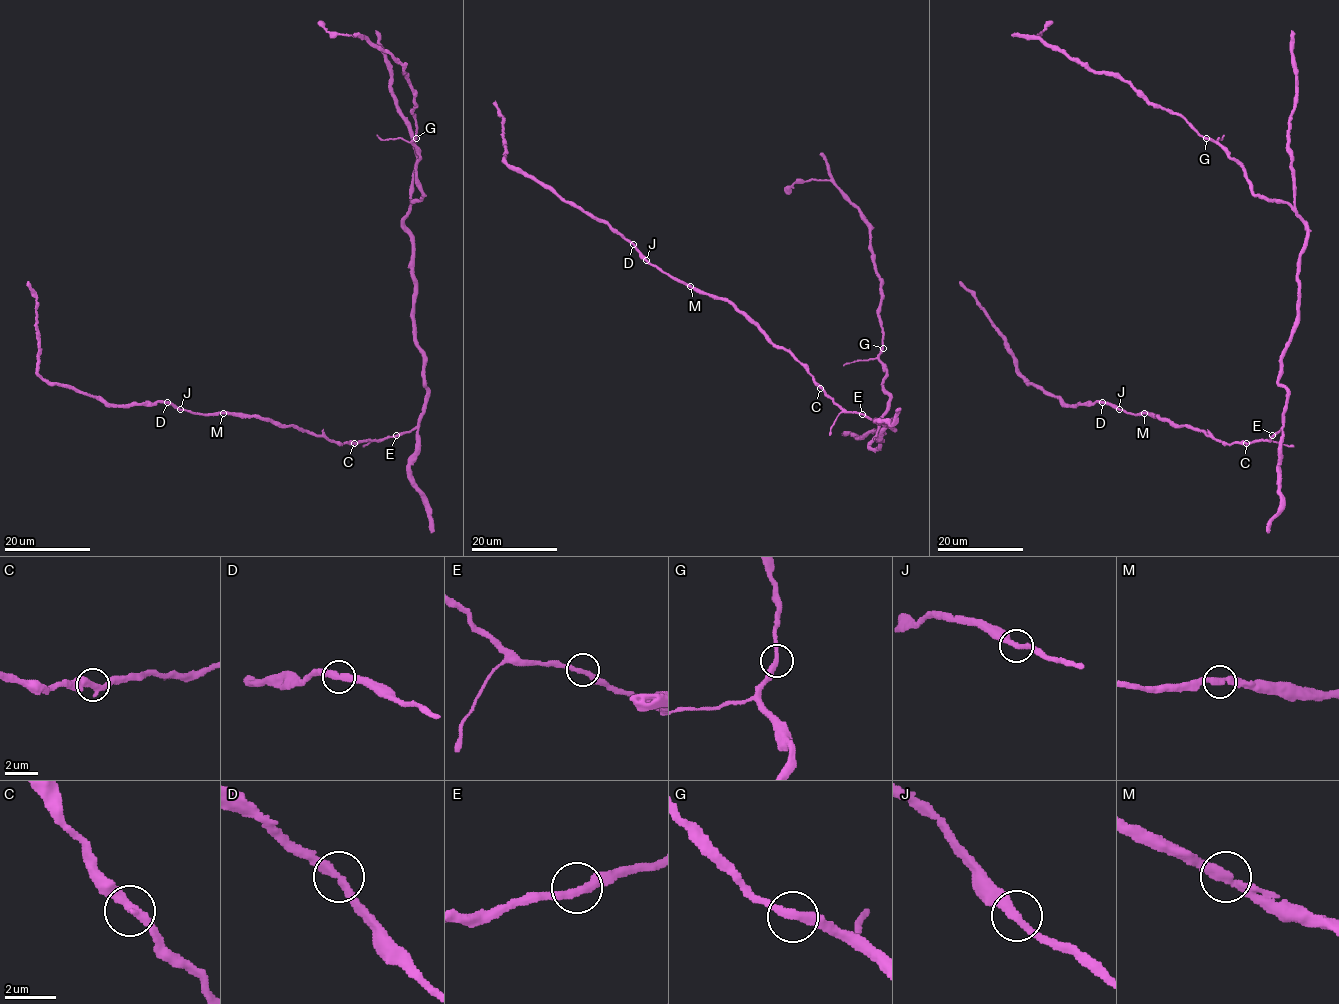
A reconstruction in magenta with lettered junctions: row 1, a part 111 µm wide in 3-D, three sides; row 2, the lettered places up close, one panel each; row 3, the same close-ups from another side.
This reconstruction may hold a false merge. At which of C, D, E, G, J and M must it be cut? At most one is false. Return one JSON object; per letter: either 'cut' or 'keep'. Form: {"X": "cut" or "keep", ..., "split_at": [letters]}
{"C": "keep", "D": "keep", "E": "keep", "G": "keep", "J": "keep", "M": "keep", "split_at": []}

